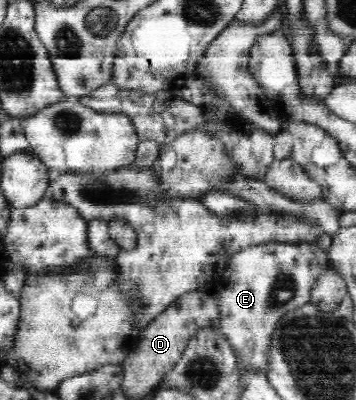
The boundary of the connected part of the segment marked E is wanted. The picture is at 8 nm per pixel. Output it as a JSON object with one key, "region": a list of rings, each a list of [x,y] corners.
{"region":[[[269,242],[255,244],[235,252],[229,260],[223,279],[218,283],[216,293],[220,307],[220,330],[229,341],[230,348],[237,355],[241,364],[254,375],[268,376],[271,362],[272,334],[280,318],[290,314],[301,306],[310,304],[310,288],[319,274],[330,266],[328,252],[316,248],[313,243],[279,243]]]}

